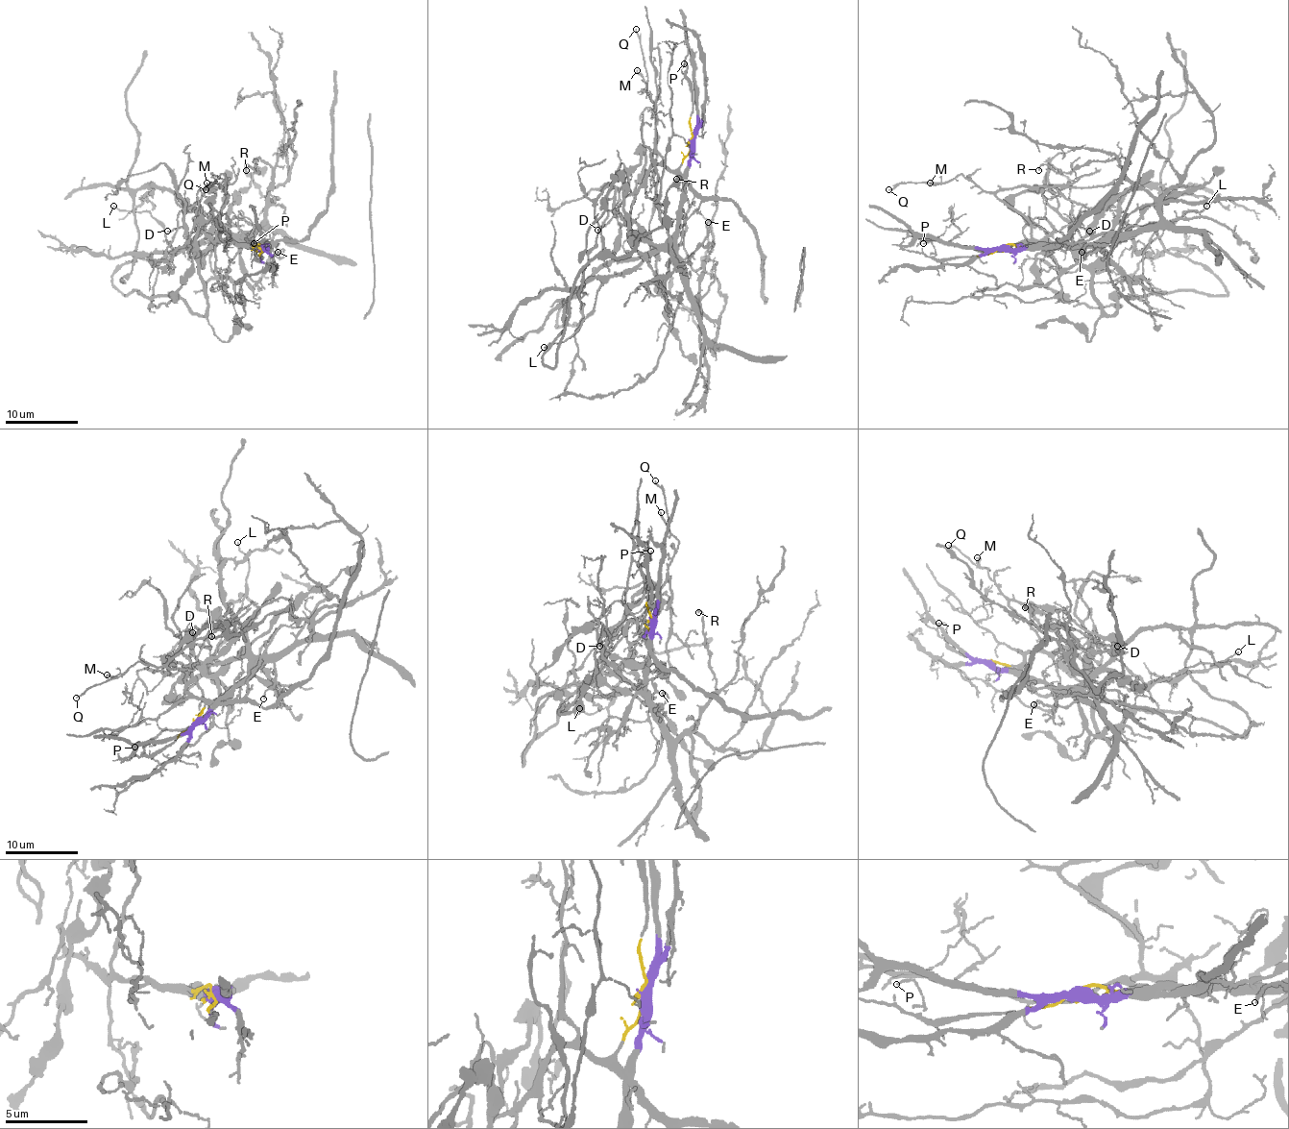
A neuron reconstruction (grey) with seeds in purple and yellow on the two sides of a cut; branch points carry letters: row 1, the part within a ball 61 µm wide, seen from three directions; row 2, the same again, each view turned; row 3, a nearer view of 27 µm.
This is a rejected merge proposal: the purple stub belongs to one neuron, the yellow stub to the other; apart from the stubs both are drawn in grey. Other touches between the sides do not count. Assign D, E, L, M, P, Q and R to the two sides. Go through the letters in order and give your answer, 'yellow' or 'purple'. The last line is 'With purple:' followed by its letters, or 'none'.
D: yellow
E: purple
L: purple
M: yellow
P: yellow
Q: yellow
R: purple
With purple: E, L, R

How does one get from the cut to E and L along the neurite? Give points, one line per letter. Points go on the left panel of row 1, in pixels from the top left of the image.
E: (261, 248), (251, 246), (247, 240), (261, 246), (276, 244), (278, 251)
L: (261, 248), (243, 246), (208, 222), (176, 251), (166, 242), (163, 228), (147, 211), (119, 211), (114, 206)

